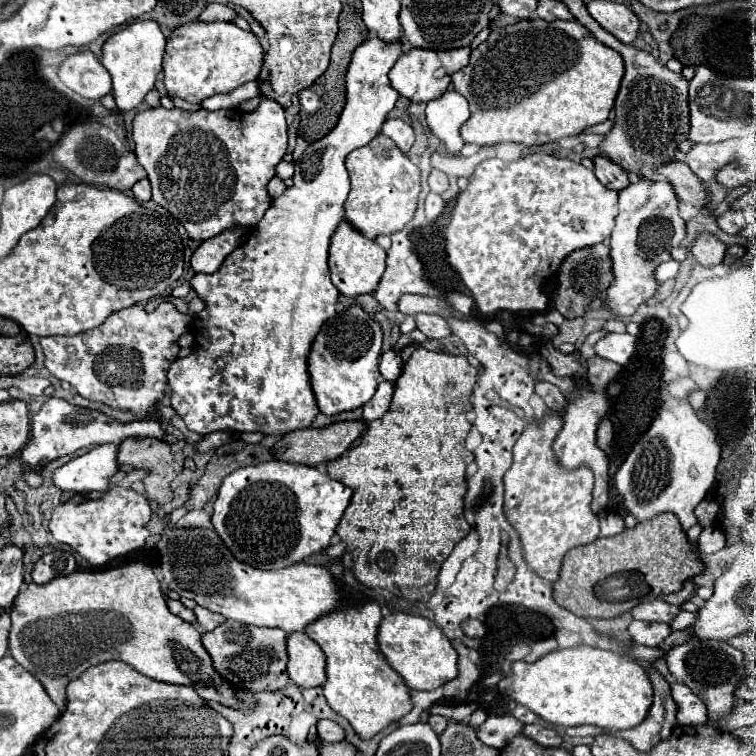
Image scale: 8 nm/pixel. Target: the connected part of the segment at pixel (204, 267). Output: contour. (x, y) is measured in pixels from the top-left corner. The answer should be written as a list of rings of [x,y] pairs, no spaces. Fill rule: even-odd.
[[[225,231],[213,239],[207,239],[191,257],[191,267],[195,273],[213,273],[221,267],[225,257],[235,251],[247,239],[247,231]]]

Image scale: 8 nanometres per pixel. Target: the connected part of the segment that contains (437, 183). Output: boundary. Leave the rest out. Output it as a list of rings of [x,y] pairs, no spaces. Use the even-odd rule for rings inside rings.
[[[433,169],[431,173],[429,173],[429,187],[431,187],[431,191],[435,191],[435,193],[443,193],[443,191],[447,191],[449,189],[449,181],[447,181],[447,175],[445,173],[441,173],[441,171],[437,171],[437,169]]]

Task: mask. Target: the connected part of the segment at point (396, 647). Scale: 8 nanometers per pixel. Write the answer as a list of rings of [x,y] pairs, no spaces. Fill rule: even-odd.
[[[389,613],[383,617],[377,633],[377,645],[391,669],[395,669],[409,689],[431,691],[457,675],[457,653],[451,641],[435,625],[435,621],[411,613]]]

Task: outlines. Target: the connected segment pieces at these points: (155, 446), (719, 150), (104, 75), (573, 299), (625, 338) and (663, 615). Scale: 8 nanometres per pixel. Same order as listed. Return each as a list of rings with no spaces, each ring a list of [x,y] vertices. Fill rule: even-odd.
[[[133,437],[119,445],[119,463],[133,463],[135,469],[151,469],[145,477],[149,499],[165,505],[173,499],[171,481],[183,469],[183,453],[171,453],[171,447],[161,439]]]
[[[697,143],[685,155],[687,167],[699,177],[699,181],[717,199],[717,205],[725,197],[725,189],[715,181],[715,173],[733,159],[733,143]]]
[[[91,51],[69,55],[59,67],[61,81],[85,99],[103,99],[111,93],[111,77]]]
[[[599,243],[595,247],[585,247],[579,251],[573,251],[571,255],[567,255],[567,259],[563,259],[559,271],[557,271],[557,279],[559,279],[559,287],[557,287],[557,295],[555,295],[555,307],[557,311],[567,317],[567,319],[575,319],[583,315],[583,307],[593,301],[599,299],[601,295],[605,295],[607,287],[611,285],[613,271],[611,271],[611,255],[609,255],[609,245]]]
[[[607,333],[593,345],[593,349],[595,355],[625,365],[635,351],[635,337],[629,333]]]
[[[653,599],[653,601],[647,601],[647,603],[635,605],[635,607],[631,609],[631,615],[633,615],[633,619],[637,619],[637,621],[647,621],[647,623],[651,623],[651,621],[661,621],[661,623],[671,623],[671,621],[677,617],[679,611],[681,611],[679,607],[673,607],[673,605],[669,605],[669,603],[661,601],[661,599]]]

